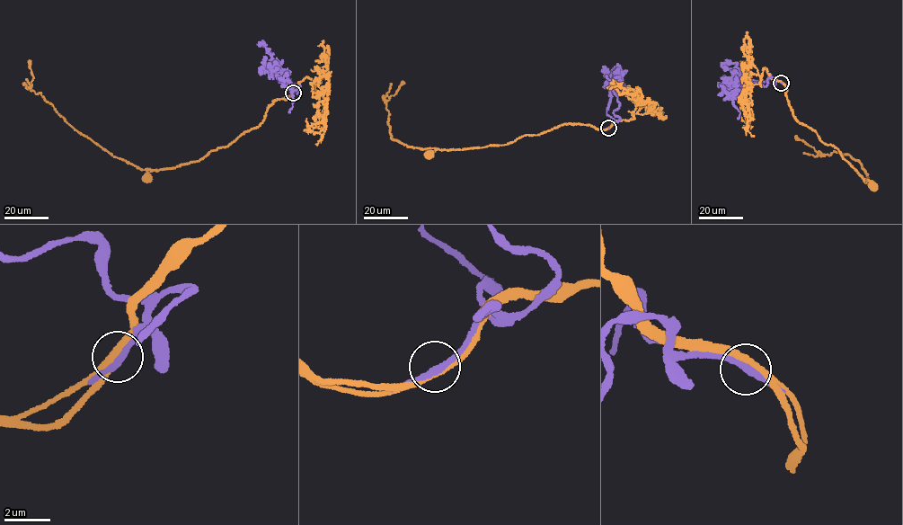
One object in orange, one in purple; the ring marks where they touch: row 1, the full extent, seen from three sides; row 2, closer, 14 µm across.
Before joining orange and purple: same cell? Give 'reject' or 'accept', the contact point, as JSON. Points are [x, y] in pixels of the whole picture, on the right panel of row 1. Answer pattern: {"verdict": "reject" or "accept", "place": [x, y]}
{"verdict": "reject", "place": [781, 83]}

